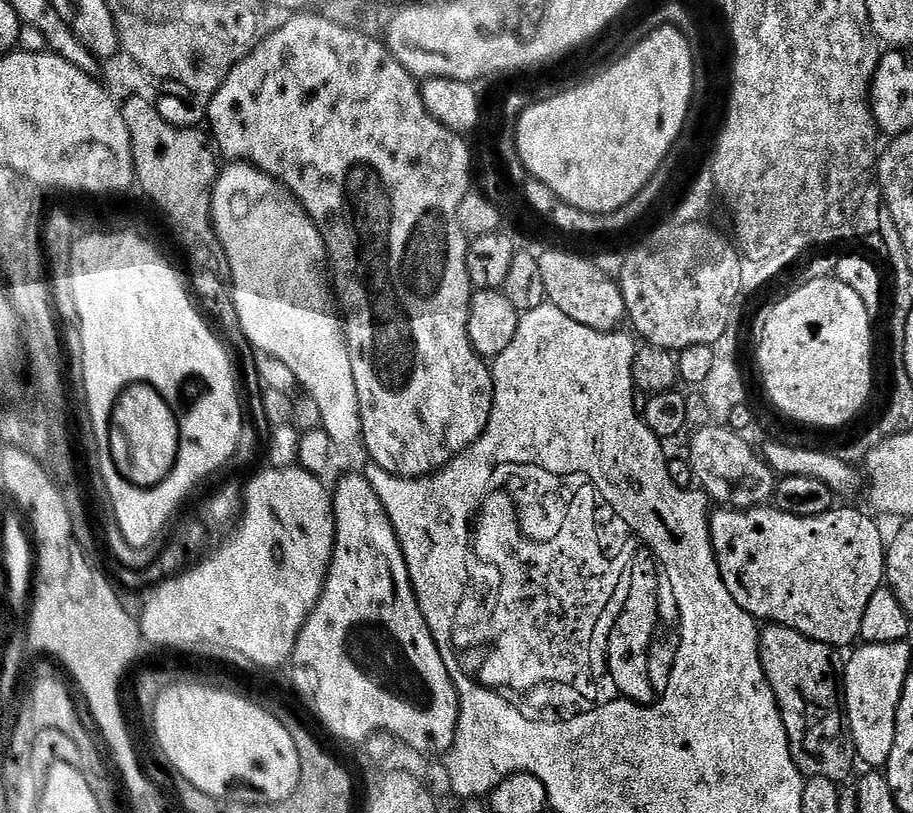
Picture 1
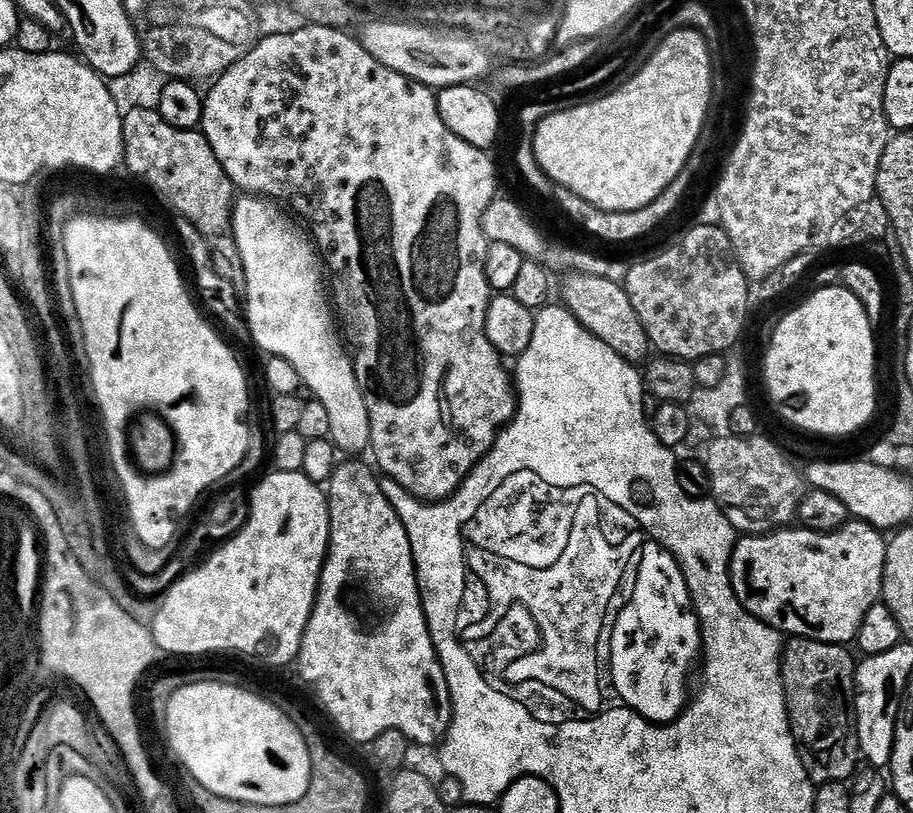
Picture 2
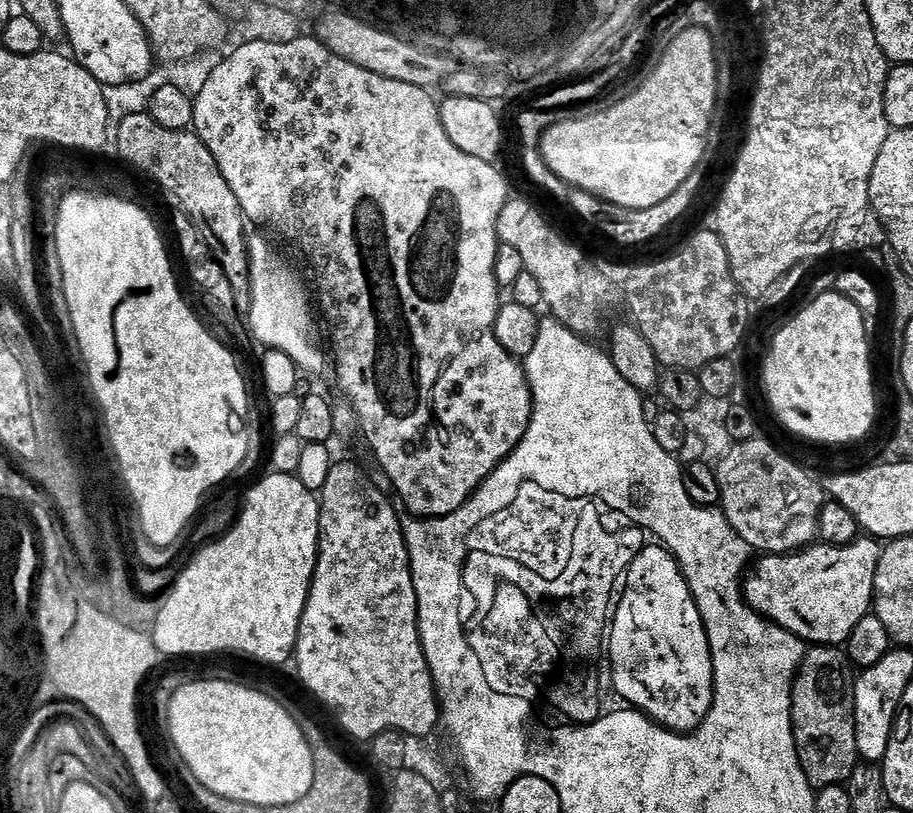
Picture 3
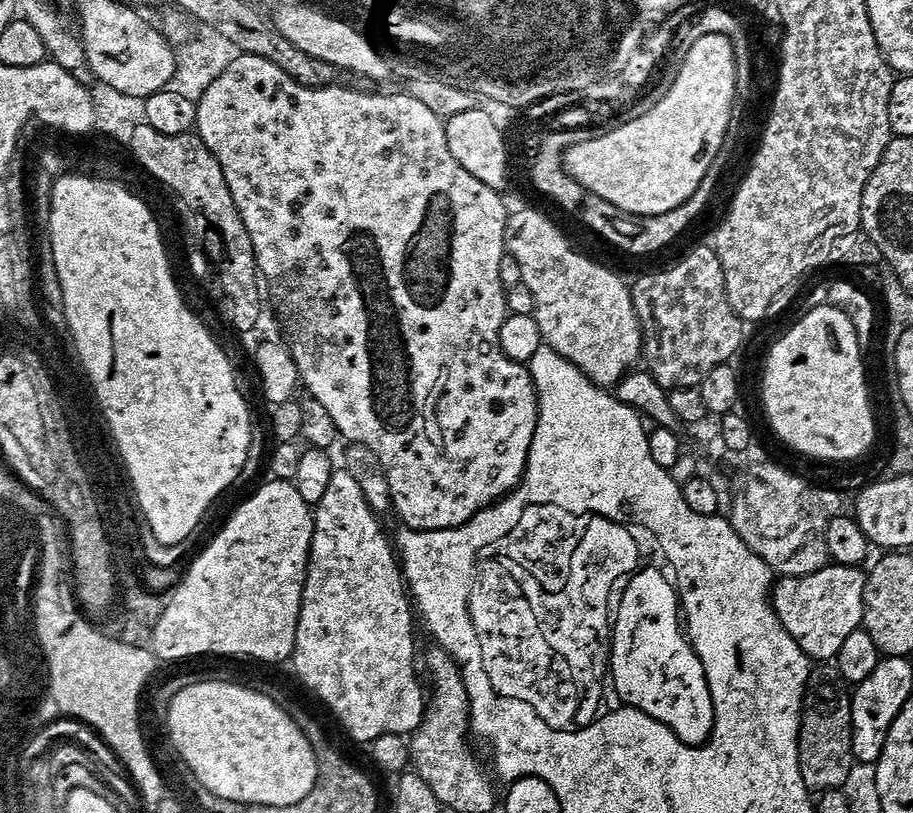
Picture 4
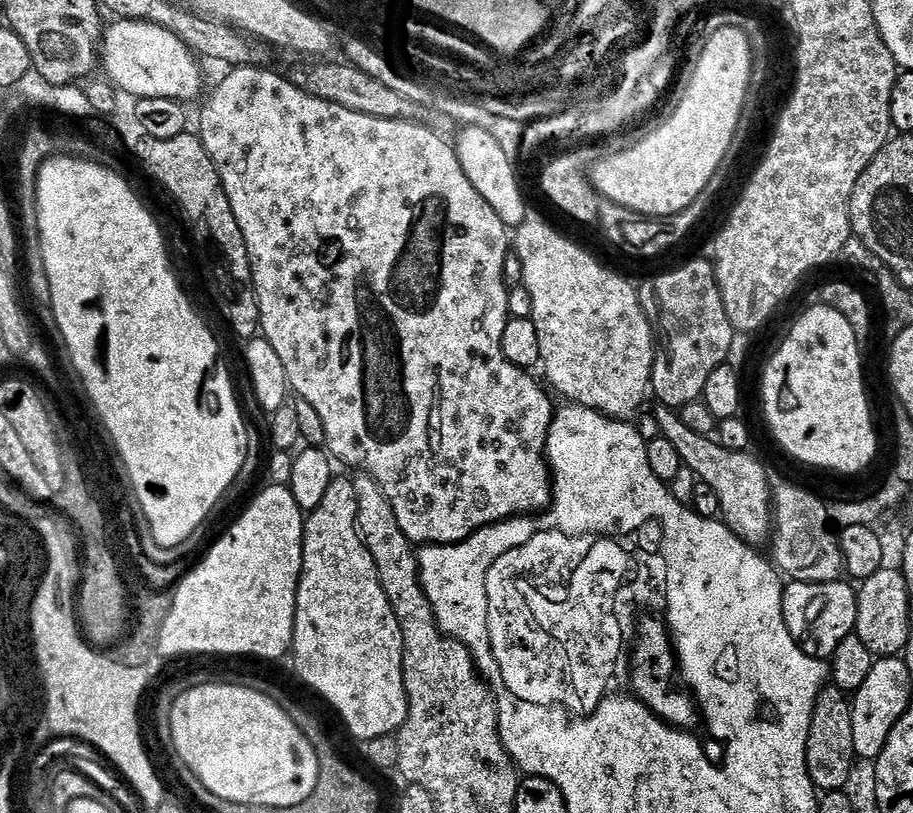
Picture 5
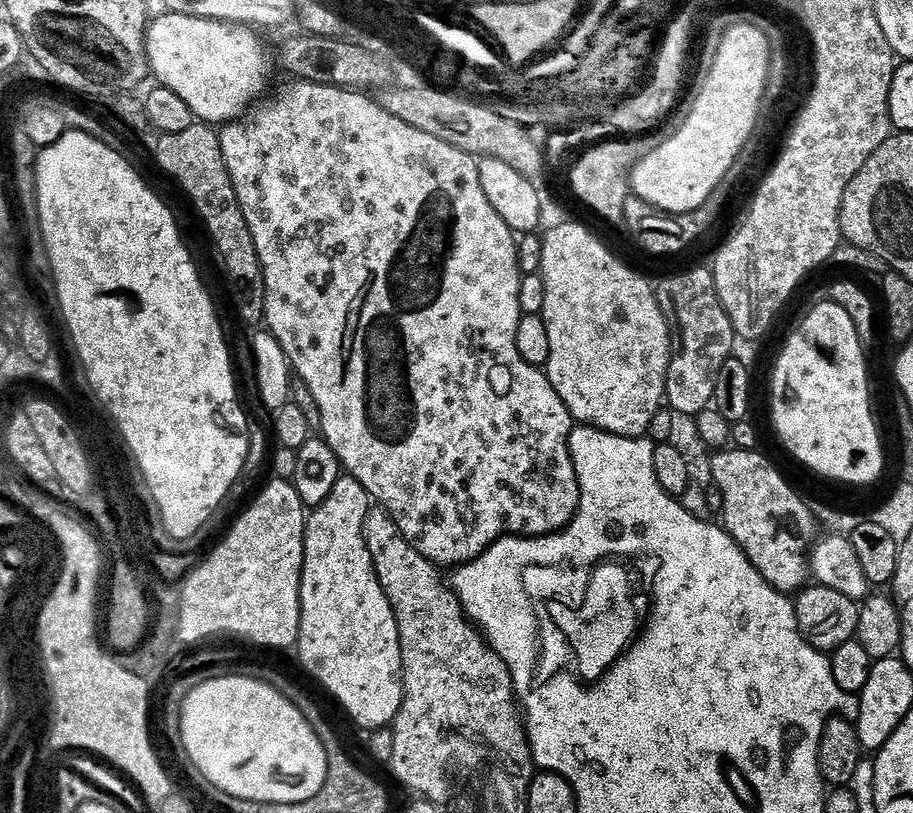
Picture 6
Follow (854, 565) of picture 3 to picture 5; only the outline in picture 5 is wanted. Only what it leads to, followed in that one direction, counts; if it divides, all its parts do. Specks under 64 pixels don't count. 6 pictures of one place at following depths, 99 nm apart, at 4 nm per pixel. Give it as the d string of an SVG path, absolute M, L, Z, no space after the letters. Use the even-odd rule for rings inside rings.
M843 579L811 584L805 580L789 583L784 589L784 617L790 634L807 656L825 662L831 661L834 650L842 638L856 631L859 602L857 589Z

